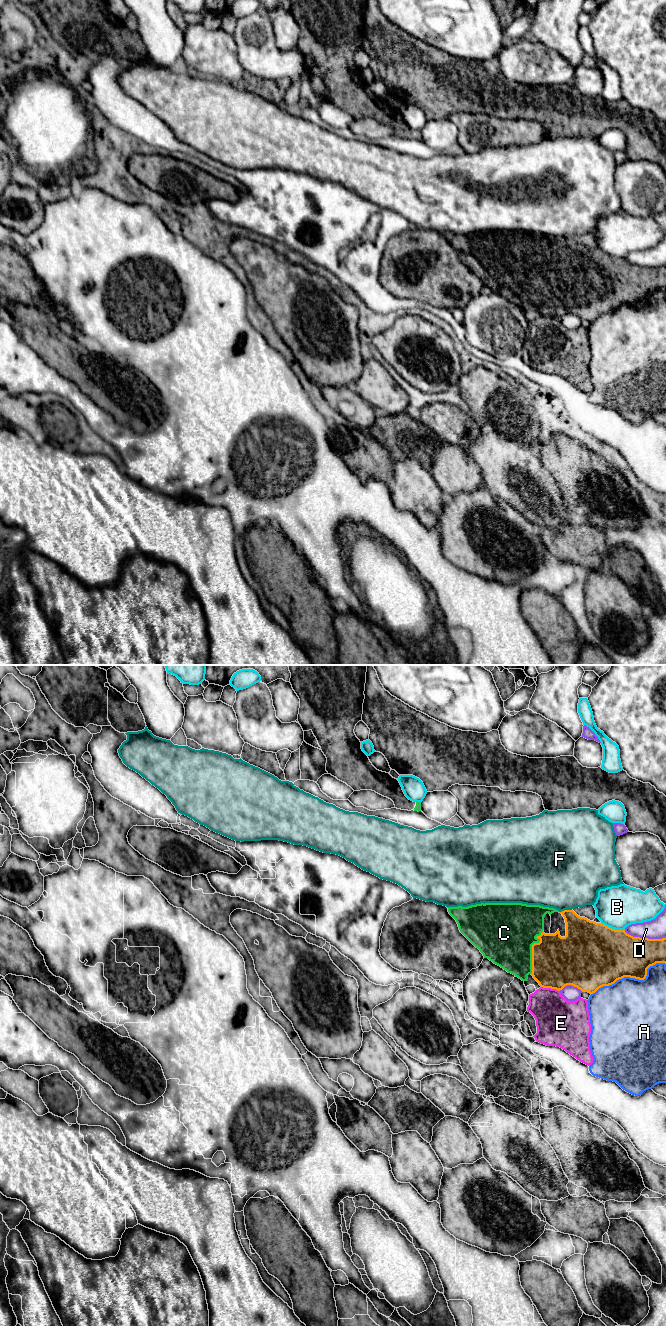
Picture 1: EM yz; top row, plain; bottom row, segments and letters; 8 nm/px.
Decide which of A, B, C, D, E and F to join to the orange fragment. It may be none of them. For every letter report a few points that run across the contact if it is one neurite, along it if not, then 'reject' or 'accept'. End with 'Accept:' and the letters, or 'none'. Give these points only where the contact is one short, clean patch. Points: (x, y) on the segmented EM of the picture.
A: reject
B: reject
C: accept
D: reject
E: reject
F: reject
Accept: C

